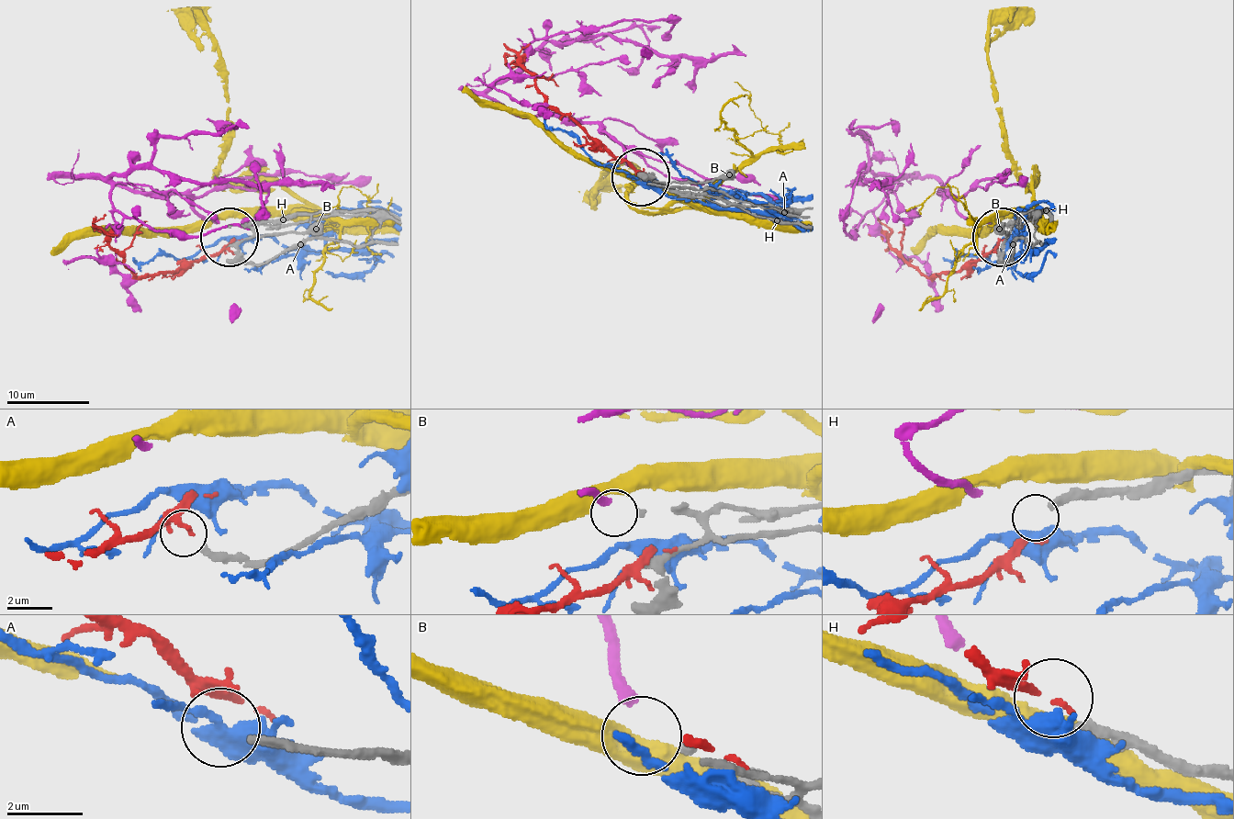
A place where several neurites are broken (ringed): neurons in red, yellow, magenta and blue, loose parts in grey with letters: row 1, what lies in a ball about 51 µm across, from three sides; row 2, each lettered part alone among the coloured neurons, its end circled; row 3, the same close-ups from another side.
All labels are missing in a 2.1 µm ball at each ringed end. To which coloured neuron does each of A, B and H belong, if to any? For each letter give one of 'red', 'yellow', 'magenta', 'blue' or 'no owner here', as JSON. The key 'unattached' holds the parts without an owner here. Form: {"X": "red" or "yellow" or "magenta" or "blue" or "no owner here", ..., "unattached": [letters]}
{"A": "no owner here", "B": "magenta", "H": "red", "unattached": ["A"]}

